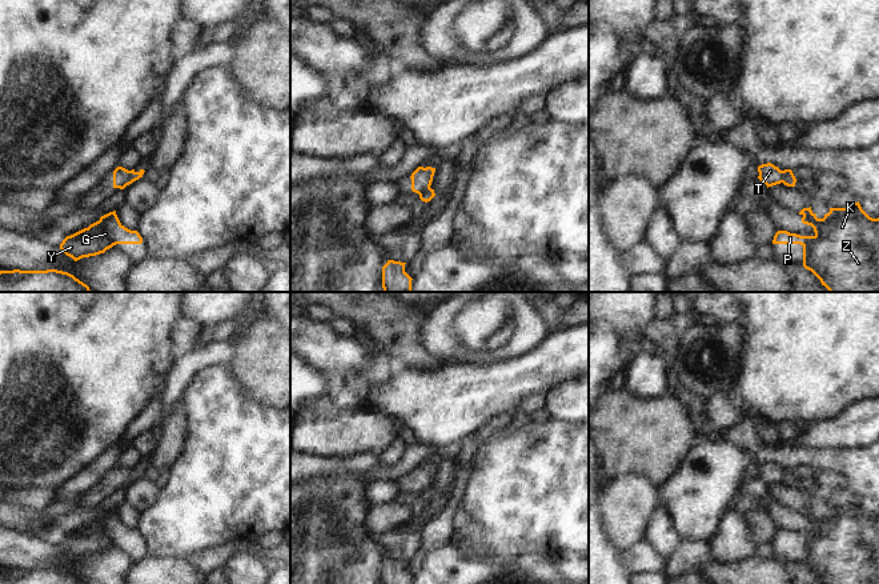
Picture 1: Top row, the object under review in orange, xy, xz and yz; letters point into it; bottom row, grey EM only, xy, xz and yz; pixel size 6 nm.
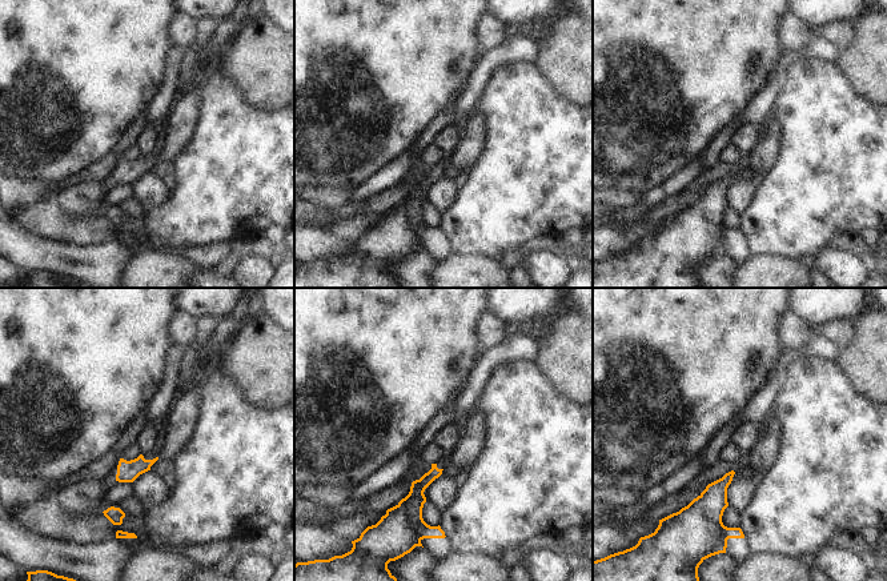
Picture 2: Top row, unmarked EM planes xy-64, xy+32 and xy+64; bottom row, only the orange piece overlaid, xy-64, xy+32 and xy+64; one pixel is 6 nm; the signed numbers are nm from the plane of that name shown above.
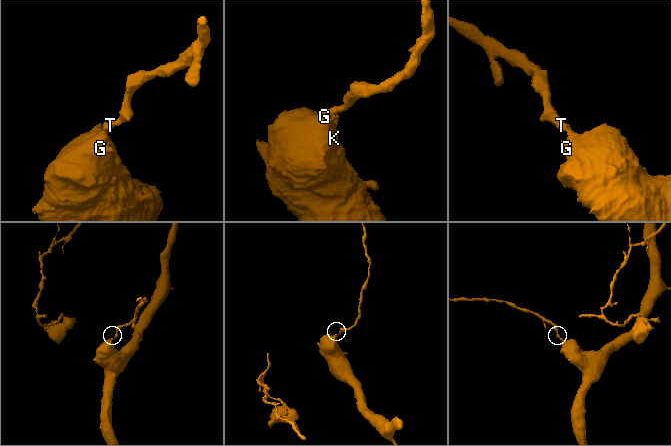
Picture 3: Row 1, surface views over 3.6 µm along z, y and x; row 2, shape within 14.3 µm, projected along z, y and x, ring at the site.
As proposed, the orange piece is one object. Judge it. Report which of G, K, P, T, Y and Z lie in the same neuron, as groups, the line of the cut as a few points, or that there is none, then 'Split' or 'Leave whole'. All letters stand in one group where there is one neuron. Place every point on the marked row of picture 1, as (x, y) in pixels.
Groups: G K P Y Z / T. Split along xy (129, 171), (129, 182), (127, 184). Split

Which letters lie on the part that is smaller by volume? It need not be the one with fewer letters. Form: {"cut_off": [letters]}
{"cut_off": ["T"]}

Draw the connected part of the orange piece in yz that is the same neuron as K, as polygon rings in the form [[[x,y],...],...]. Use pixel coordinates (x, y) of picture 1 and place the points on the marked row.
[[[859,201],[850,208],[830,208],[818,219],[810,208],[803,208],[802,223],[814,228],[814,236],[800,236],[778,231],[772,244],[800,244],[803,267],[811,271],[830,292],[879,292],[879,217],[870,217]]]

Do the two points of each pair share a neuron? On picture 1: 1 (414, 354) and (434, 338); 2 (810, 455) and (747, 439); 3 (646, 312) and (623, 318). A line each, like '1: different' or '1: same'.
1: different
2: same
3: same

